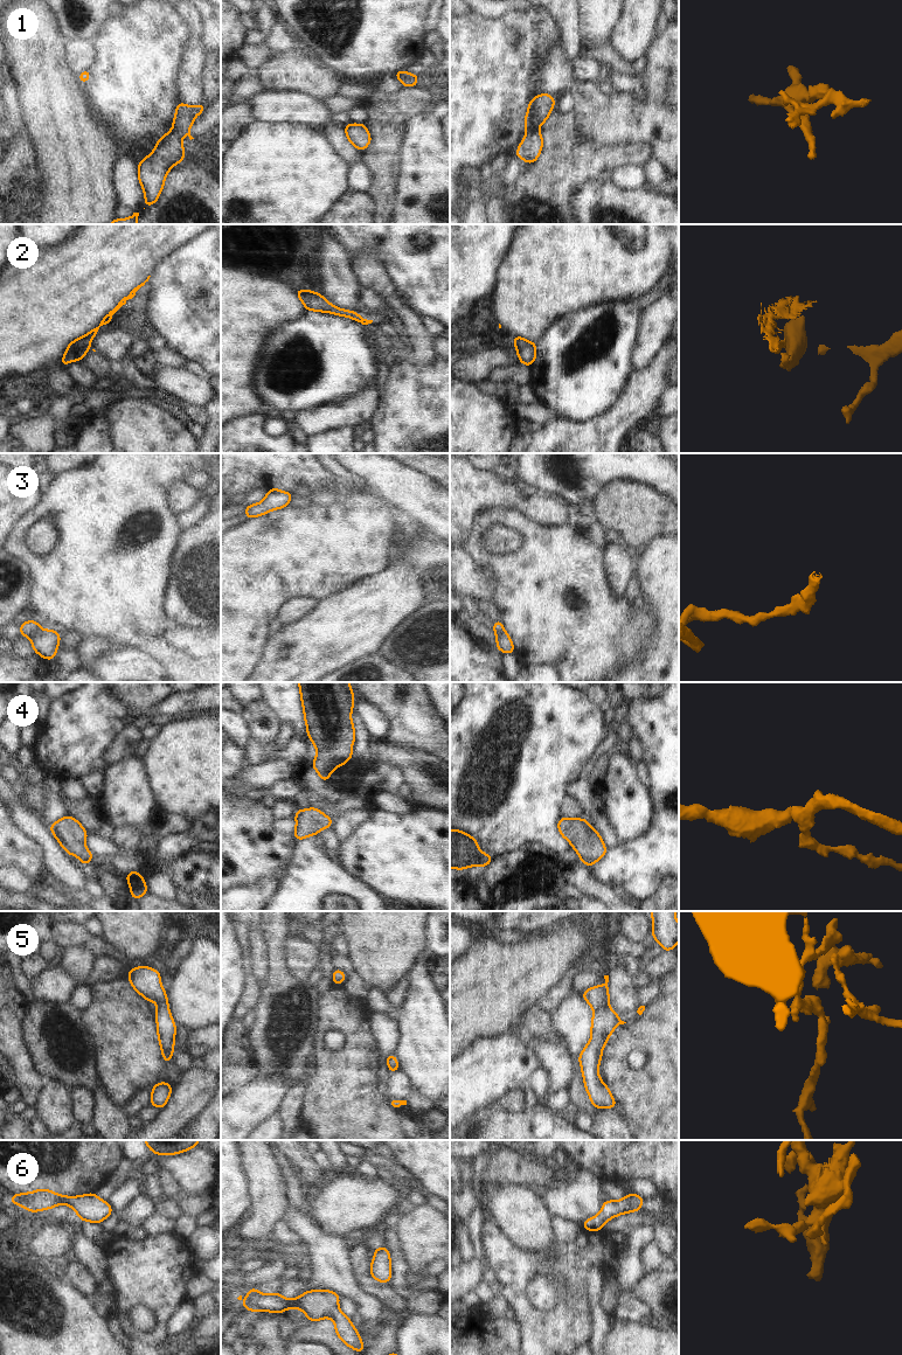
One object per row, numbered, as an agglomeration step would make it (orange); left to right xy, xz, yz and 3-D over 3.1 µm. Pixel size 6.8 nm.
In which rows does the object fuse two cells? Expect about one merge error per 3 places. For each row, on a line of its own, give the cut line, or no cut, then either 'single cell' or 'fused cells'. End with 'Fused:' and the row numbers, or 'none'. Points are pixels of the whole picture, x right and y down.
1: cut in yz along (535, 129), (527, 133); fused cells
2: cut in xz along (311, 291), (305, 301), (309, 308); fused cells
3: no cut; single cell
4: no cut; single cell
5: no cut; single cell
6: no cut; single cell
Fused: 1, 2

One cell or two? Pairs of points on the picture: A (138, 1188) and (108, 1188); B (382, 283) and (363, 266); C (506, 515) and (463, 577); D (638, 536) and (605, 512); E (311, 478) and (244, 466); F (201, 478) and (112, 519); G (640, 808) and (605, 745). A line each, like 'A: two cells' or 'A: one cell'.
A: two cells
B: one cell
C: two cells
D: one cell
E: one cell
F: two cells
G: two cells

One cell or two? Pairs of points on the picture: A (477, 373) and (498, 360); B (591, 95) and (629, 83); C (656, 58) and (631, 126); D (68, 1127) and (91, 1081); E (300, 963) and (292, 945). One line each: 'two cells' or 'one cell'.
A: one cell
B: two cells
C: one cell
D: two cells
E: one cell

